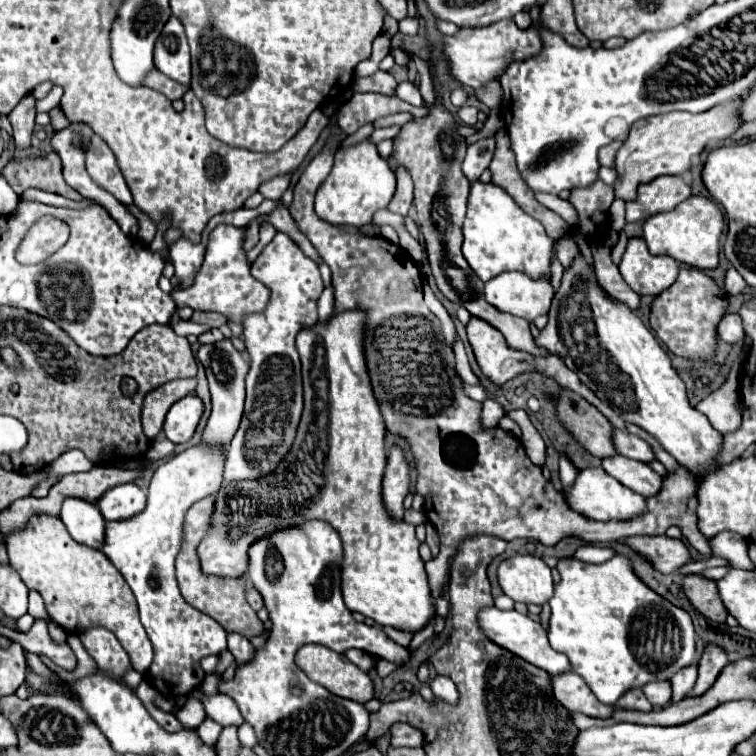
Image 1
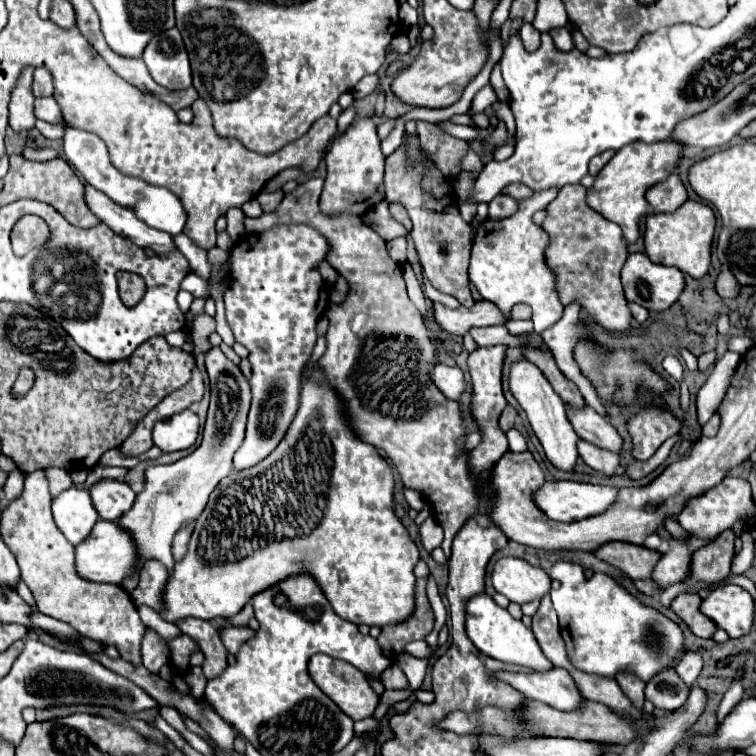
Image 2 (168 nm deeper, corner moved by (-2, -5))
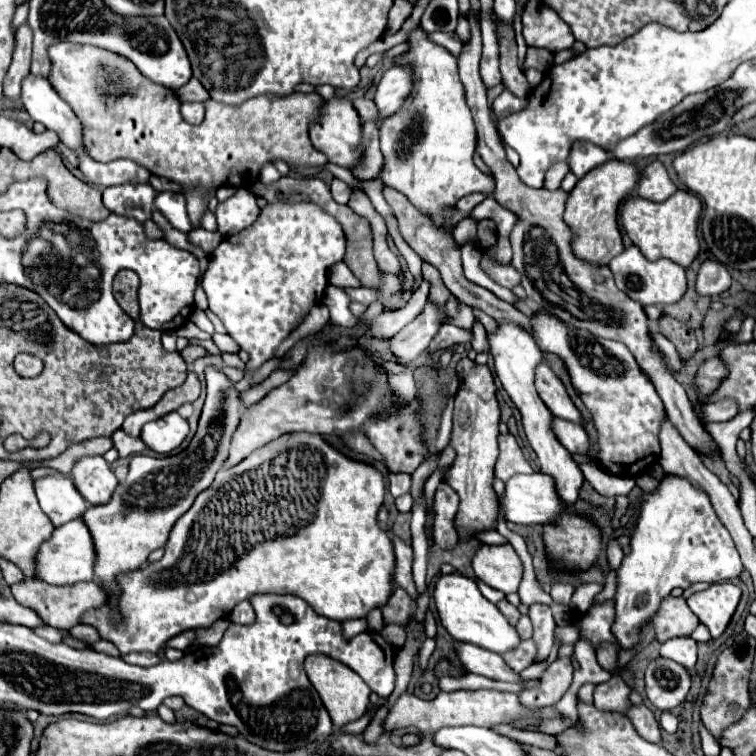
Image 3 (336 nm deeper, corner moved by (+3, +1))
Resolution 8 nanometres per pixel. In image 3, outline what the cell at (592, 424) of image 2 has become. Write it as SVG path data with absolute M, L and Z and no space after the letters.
M541 362L535 368L535 390L553 416L559 416L559 418L565 418L571 422L581 422L581 414L573 406L571 398L567 396L565 386L561 384L561 380L551 372L551 368L545 362Z

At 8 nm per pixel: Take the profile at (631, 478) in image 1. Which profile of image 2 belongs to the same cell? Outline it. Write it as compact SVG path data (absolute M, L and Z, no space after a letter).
M580 440L578 442L578 454L596 472L606 474L606 476L616 476L616 470L620 466L620 456L618 454L608 452L608 450L602 450L602 448L586 442L586 440Z

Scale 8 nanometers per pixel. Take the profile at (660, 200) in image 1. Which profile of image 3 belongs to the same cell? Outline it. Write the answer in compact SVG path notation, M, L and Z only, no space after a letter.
M655 160L643 168L639 184L637 184L637 194L641 198L653 200L653 202L663 202L675 190L677 190L677 186L671 182L665 166L659 160Z

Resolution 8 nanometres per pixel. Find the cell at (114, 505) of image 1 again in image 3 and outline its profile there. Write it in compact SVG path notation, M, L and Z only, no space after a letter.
M103 456L81 458L71 470L71 480L89 504L105 504L115 492L119 480Z

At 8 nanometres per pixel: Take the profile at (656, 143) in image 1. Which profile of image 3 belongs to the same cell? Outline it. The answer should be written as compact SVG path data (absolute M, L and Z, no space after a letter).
M607 160L599 168L585 174L575 184L575 188L569 192L569 198L565 202L563 220L573 232L571 250L579 260L591 266L607 266L611 258L623 250L621 232L617 226L617 210L619 210L621 200L635 190L637 180L639 180L639 174L633 164L619 162L619 160L615 162Z

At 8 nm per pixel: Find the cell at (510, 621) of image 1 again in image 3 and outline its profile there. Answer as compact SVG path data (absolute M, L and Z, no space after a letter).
M463 574L439 576L439 580L435 582L435 588L433 588L433 600L435 600L435 608L439 612L439 620L441 620L443 628L457 642L471 642L475 646L481 646L481 648L497 652L497 654L505 654L521 642L515 628L503 618L503 614L499 614L497 606L481 596L475 580L471 580Z

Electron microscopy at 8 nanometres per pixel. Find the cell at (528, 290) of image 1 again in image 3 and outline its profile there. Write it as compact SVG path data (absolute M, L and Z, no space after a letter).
M427 302L425 310L407 324L399 334L395 334L389 342L389 352L393 354L393 362L407 364L417 358L431 342L431 338L439 332L445 320L445 312L441 312L435 304Z

